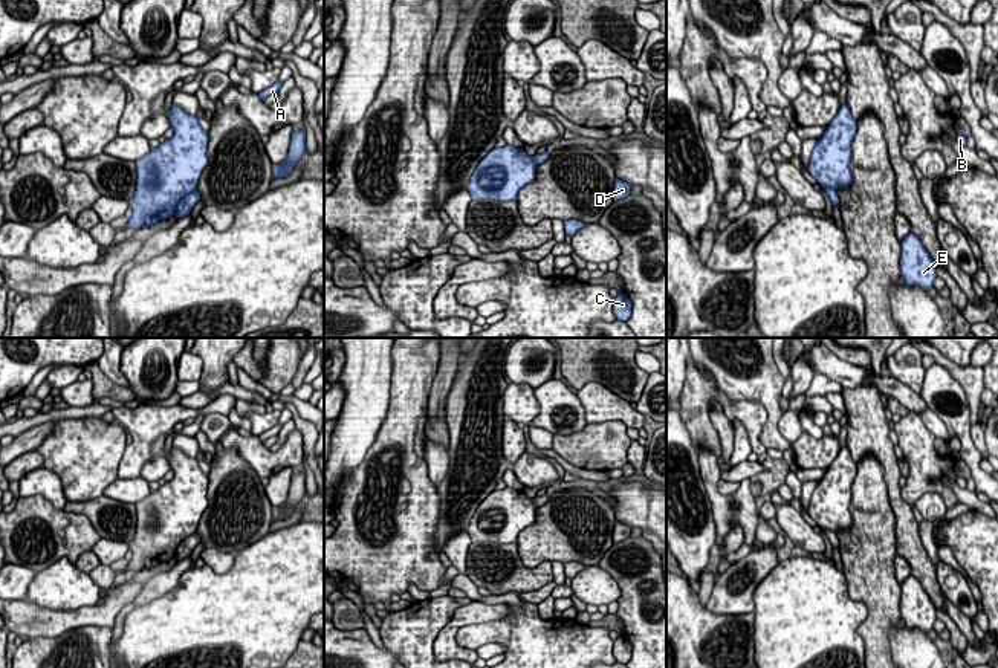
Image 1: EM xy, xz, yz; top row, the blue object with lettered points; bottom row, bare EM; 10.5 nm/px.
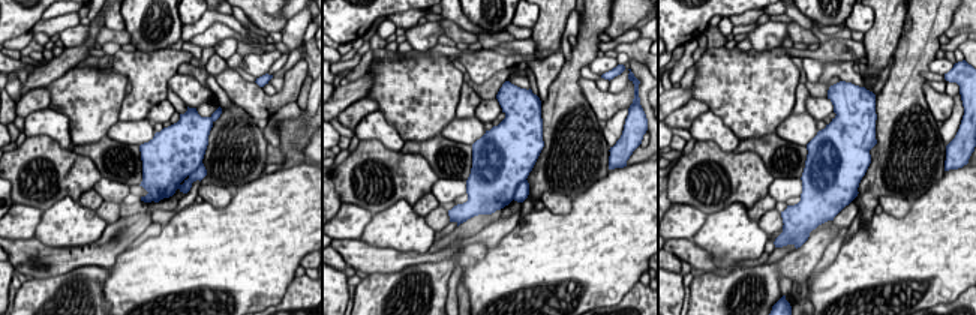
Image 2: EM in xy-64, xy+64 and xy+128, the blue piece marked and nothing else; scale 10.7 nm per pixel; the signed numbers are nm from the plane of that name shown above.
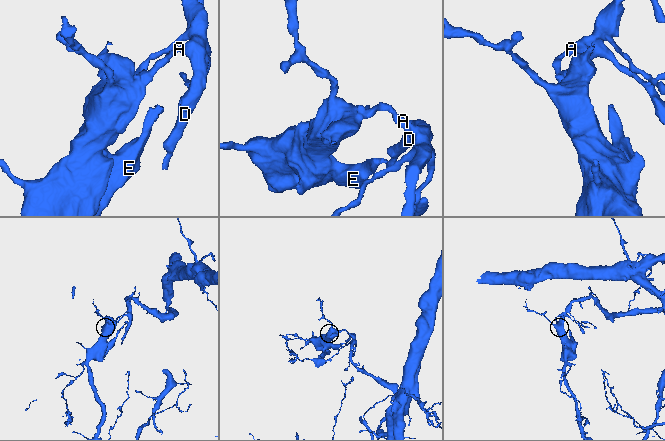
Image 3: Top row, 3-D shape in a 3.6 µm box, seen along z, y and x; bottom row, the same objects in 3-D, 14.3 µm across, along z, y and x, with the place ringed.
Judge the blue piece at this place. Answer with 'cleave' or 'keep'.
cleave

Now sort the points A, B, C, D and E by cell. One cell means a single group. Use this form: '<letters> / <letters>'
A B C D / E

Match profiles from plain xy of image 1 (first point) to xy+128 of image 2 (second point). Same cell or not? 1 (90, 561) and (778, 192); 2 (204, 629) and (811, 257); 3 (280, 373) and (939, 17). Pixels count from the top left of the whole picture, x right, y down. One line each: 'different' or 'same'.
1: different
2: different
3: different

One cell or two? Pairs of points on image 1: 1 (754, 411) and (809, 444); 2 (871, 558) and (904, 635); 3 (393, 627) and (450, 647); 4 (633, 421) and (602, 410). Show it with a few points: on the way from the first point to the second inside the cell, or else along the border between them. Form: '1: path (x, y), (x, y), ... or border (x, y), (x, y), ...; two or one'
1: border (737, 399), (764, 408), (760, 441), (767, 448); two
2: border (902, 622), (890, 630), (890, 651); two
3: border (451, 619), (436, 638), (433, 651); two
4: path (625, 413), (622, 410), (610, 410); one

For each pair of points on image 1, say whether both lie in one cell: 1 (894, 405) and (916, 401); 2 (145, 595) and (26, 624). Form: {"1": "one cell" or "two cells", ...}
{"1": "two cells", "2": "two cells"}

